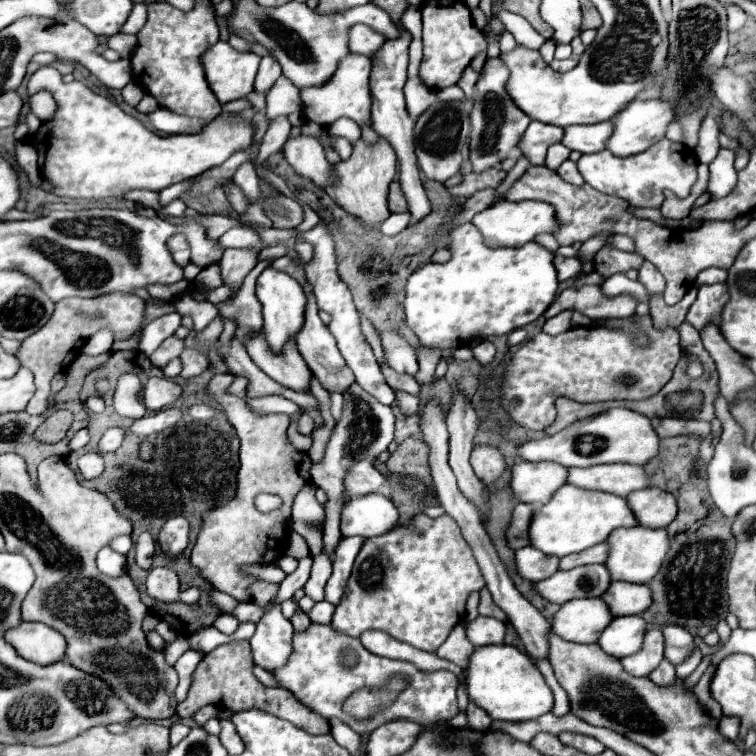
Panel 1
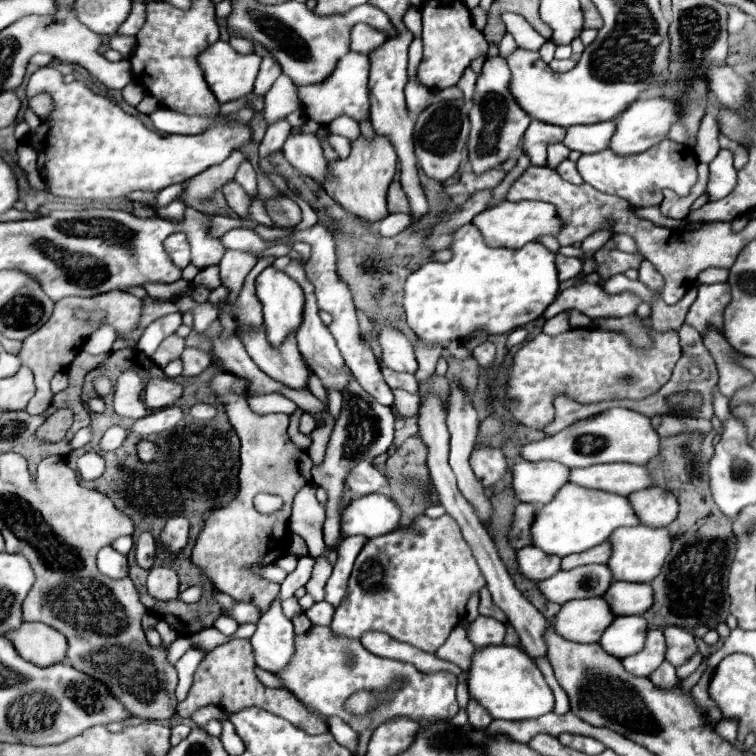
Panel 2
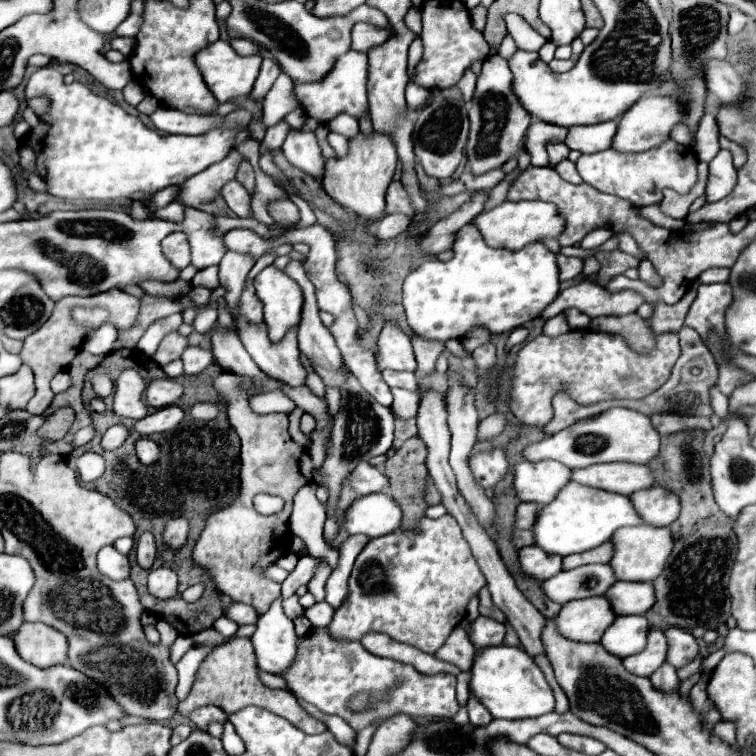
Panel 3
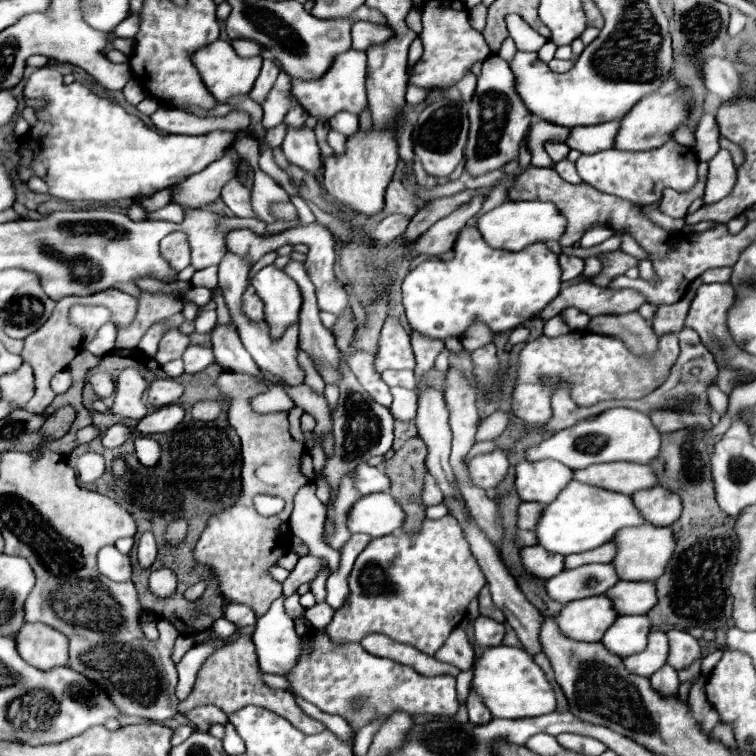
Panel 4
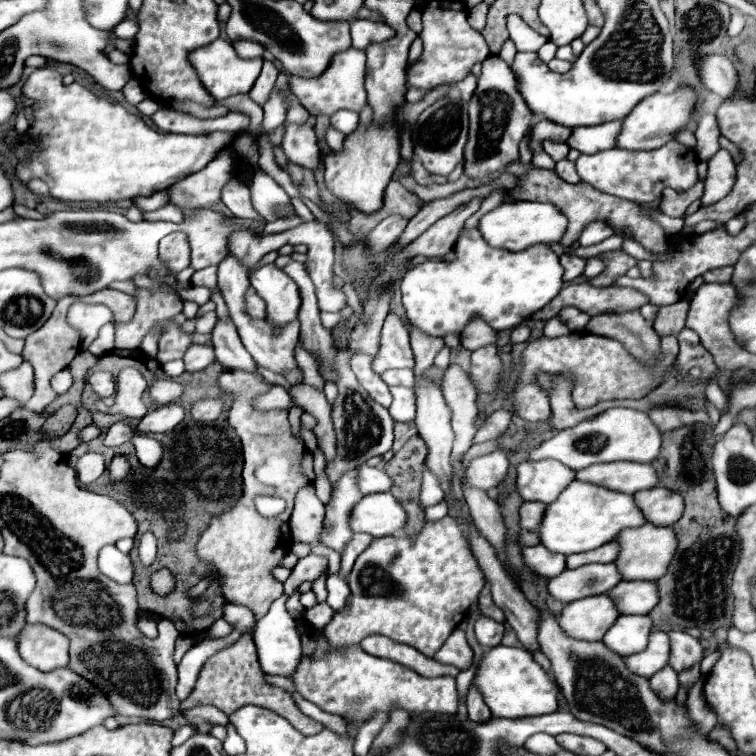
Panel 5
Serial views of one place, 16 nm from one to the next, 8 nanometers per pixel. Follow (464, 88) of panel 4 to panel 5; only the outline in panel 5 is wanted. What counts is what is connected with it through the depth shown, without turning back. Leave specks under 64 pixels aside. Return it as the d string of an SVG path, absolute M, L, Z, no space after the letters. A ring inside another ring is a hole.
M470 74L470 76L466 76L462 82L458 82L456 86L458 86L462 98L464 98L464 100L470 100L472 94L474 94L474 90L476 90L476 76Z

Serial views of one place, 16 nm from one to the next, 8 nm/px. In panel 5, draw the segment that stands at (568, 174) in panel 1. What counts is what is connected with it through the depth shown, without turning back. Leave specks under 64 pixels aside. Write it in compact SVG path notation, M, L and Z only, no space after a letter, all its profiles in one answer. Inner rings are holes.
M560 160L556 164L556 174L566 182L580 182L580 176L574 168L574 162L570 162L570 160Z

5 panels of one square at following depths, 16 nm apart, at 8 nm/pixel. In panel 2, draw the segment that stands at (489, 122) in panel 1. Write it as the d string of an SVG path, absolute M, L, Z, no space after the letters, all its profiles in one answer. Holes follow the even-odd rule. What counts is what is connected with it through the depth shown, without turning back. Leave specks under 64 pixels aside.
M494 56L486 58L482 74L478 76L476 90L474 90L474 104L470 110L470 140L468 140L468 160L474 174L482 174L486 170L498 168L502 162L508 160L508 156L520 146L520 140L530 126L532 118L516 104L516 98L512 92L508 92L508 80L510 80L510 68L504 58Z

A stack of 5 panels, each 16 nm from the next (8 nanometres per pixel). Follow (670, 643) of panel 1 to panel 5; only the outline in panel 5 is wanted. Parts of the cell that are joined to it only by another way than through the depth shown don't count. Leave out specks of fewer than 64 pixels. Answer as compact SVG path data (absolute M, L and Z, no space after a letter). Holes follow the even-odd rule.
M668 632L670 640L672 640L672 656L670 656L670 666L676 672L684 672L688 668L692 668L694 664L702 662L704 658L704 648L700 644L698 638L686 634L686 632Z

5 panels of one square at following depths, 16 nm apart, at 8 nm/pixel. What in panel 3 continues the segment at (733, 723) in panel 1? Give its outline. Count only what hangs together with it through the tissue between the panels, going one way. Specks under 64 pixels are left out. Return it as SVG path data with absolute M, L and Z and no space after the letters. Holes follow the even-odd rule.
M720 722L716 724L716 728L712 730L714 736L718 736L722 742L726 742L728 746L734 746L736 744L736 727L732 725L732 722Z

